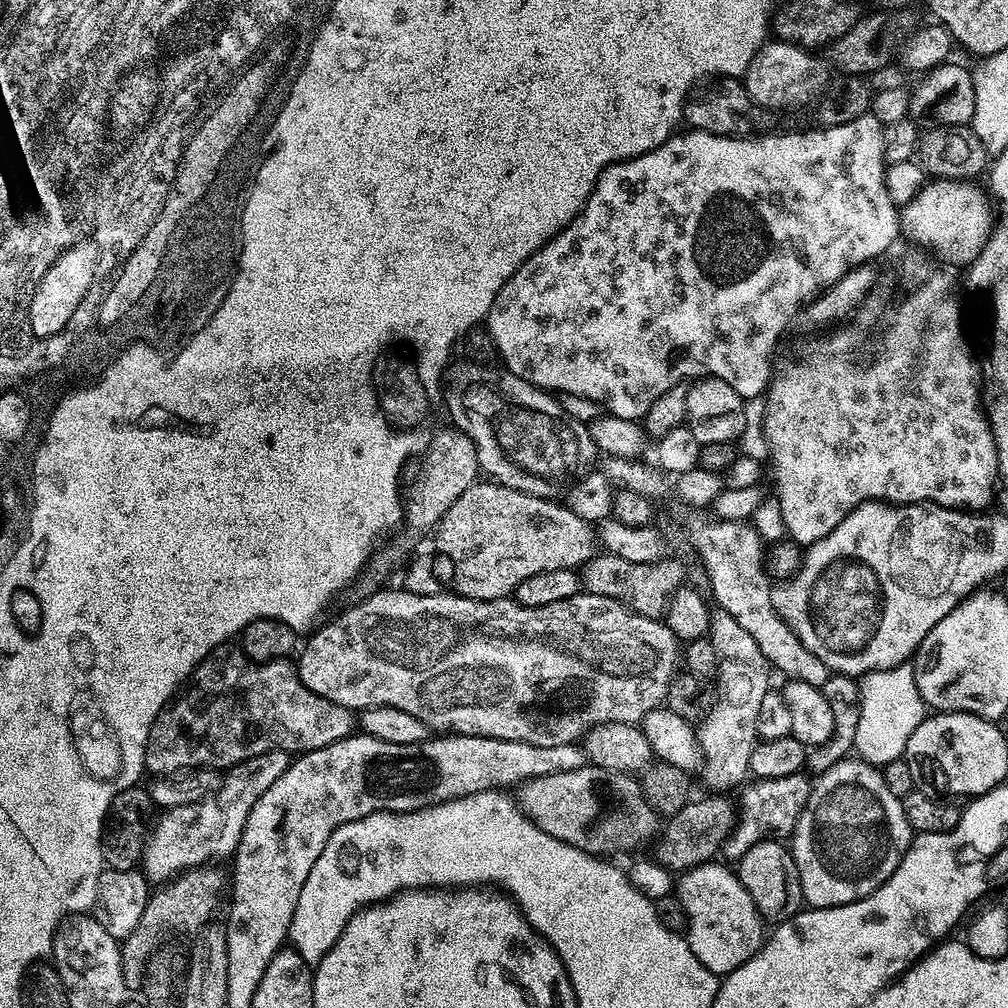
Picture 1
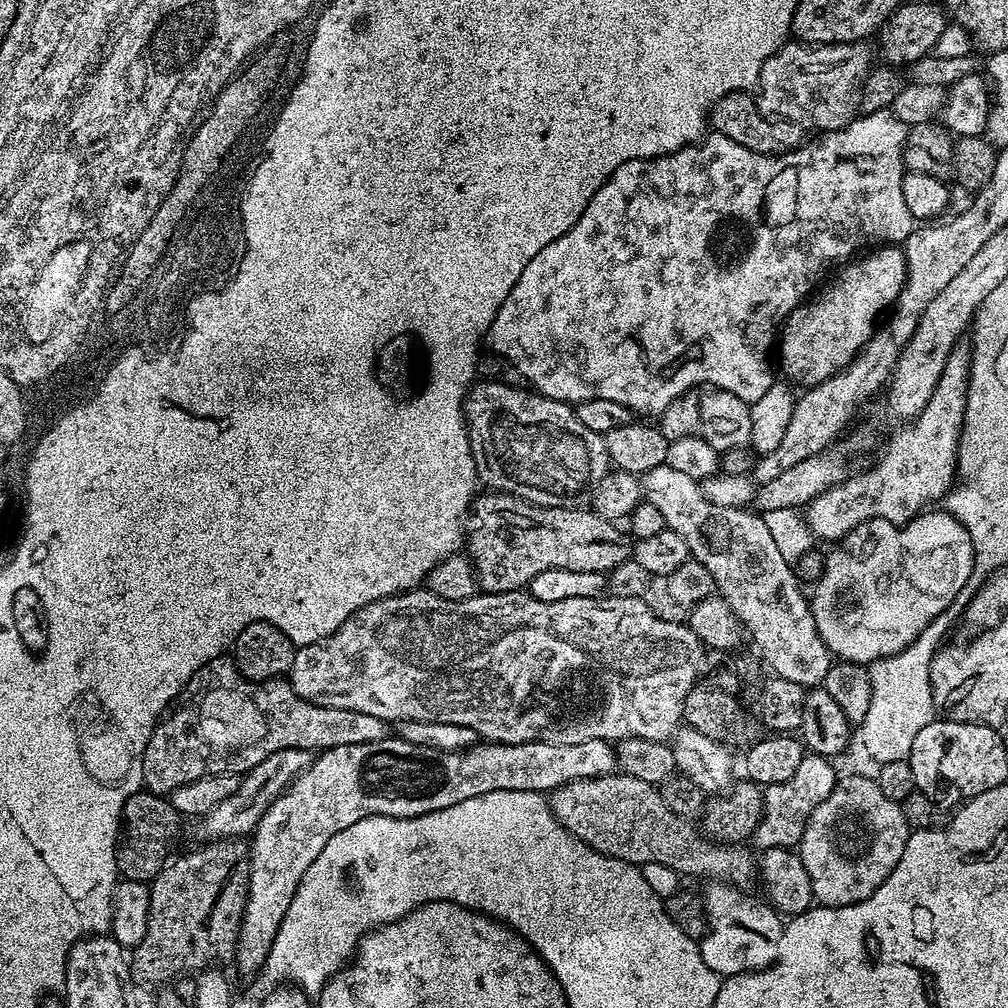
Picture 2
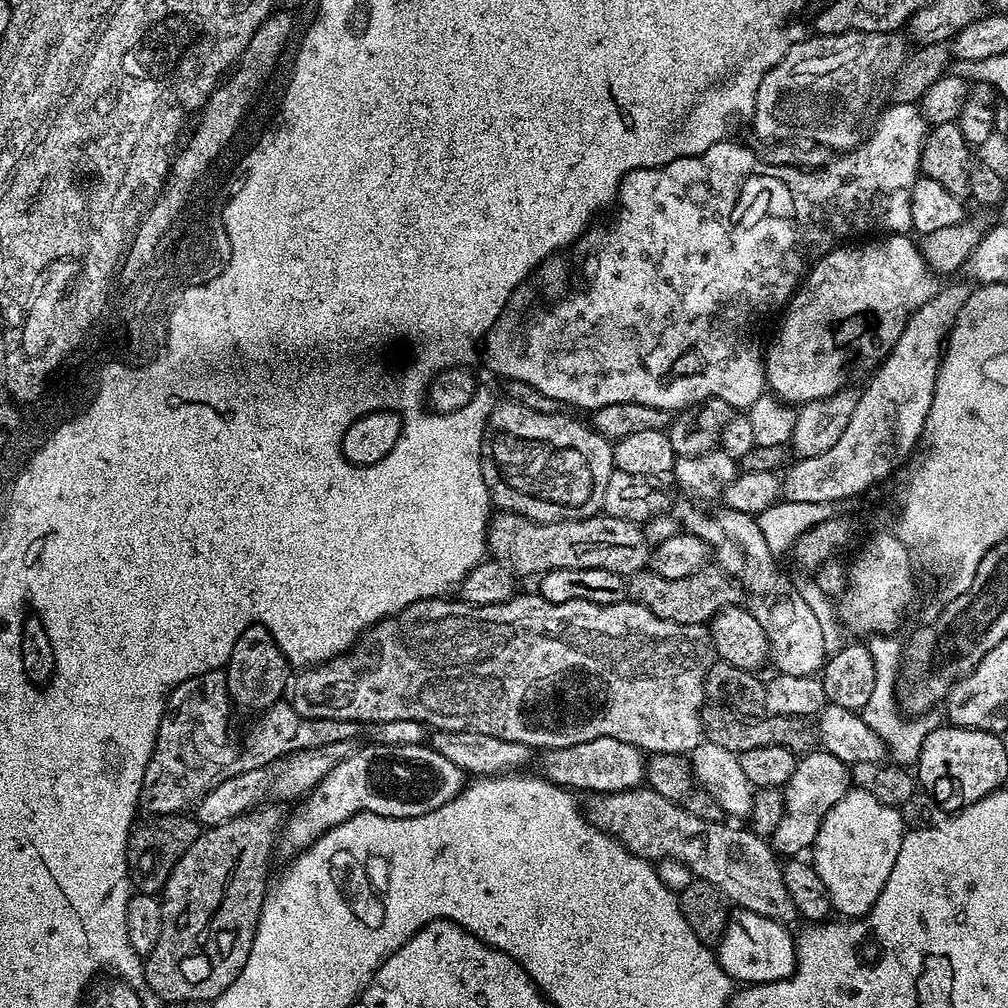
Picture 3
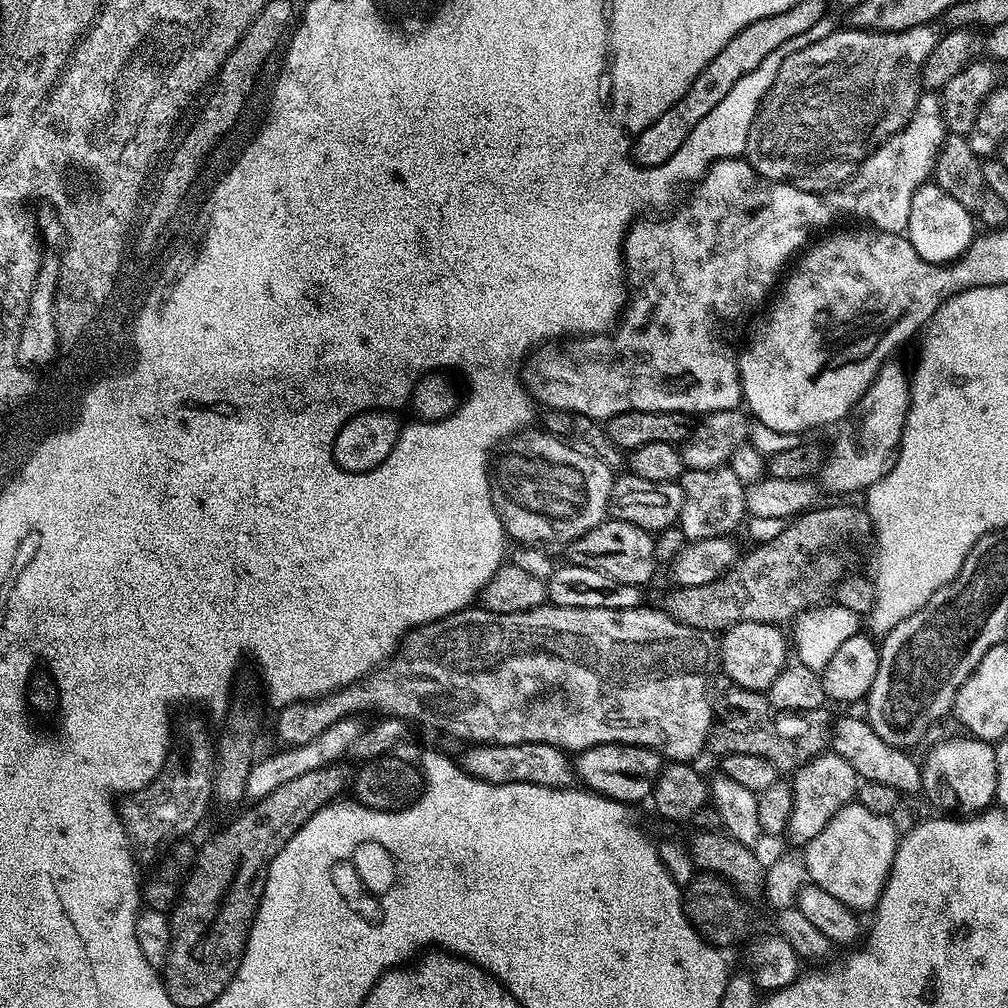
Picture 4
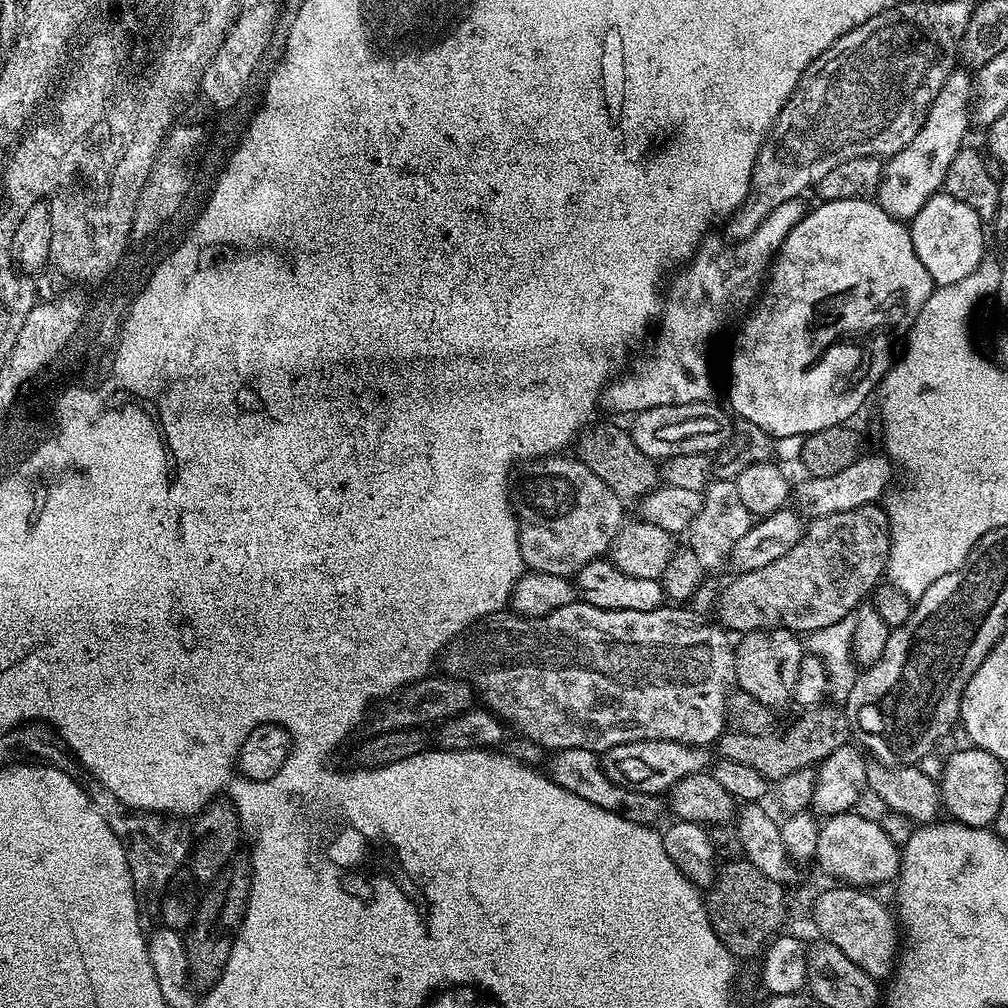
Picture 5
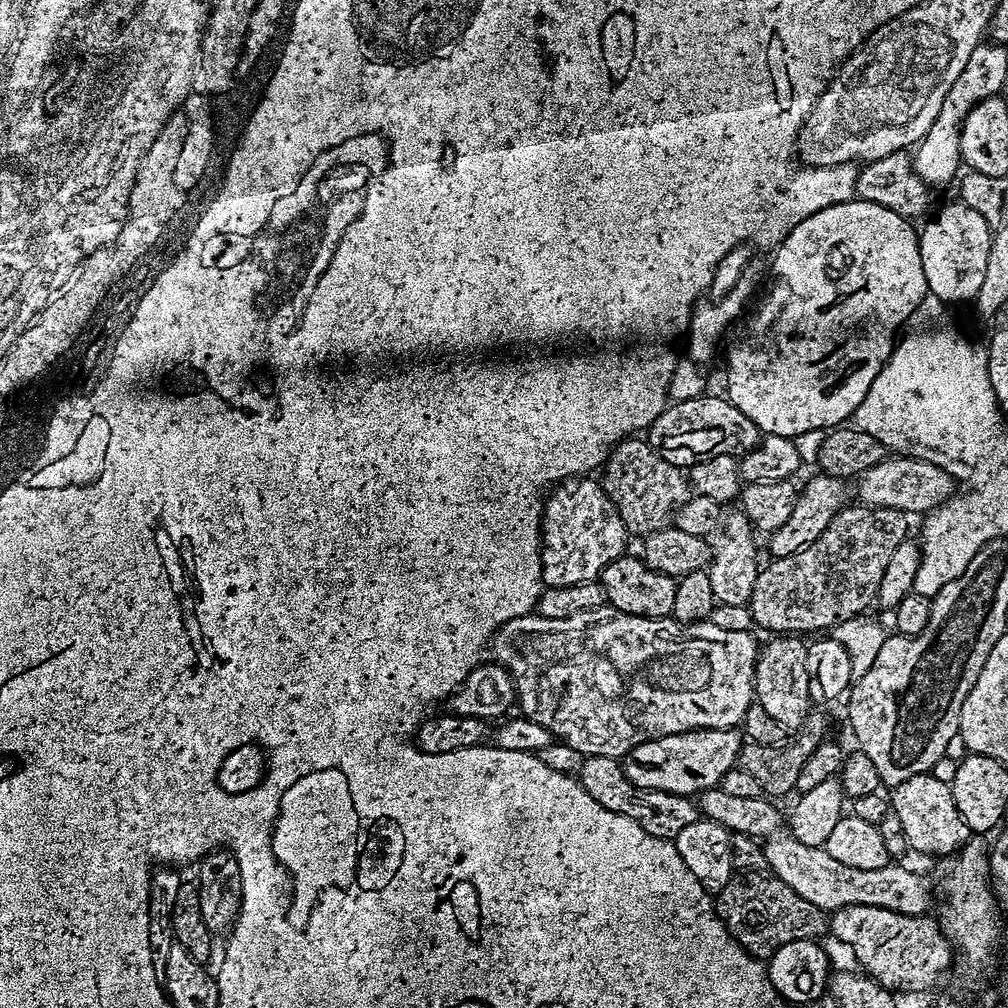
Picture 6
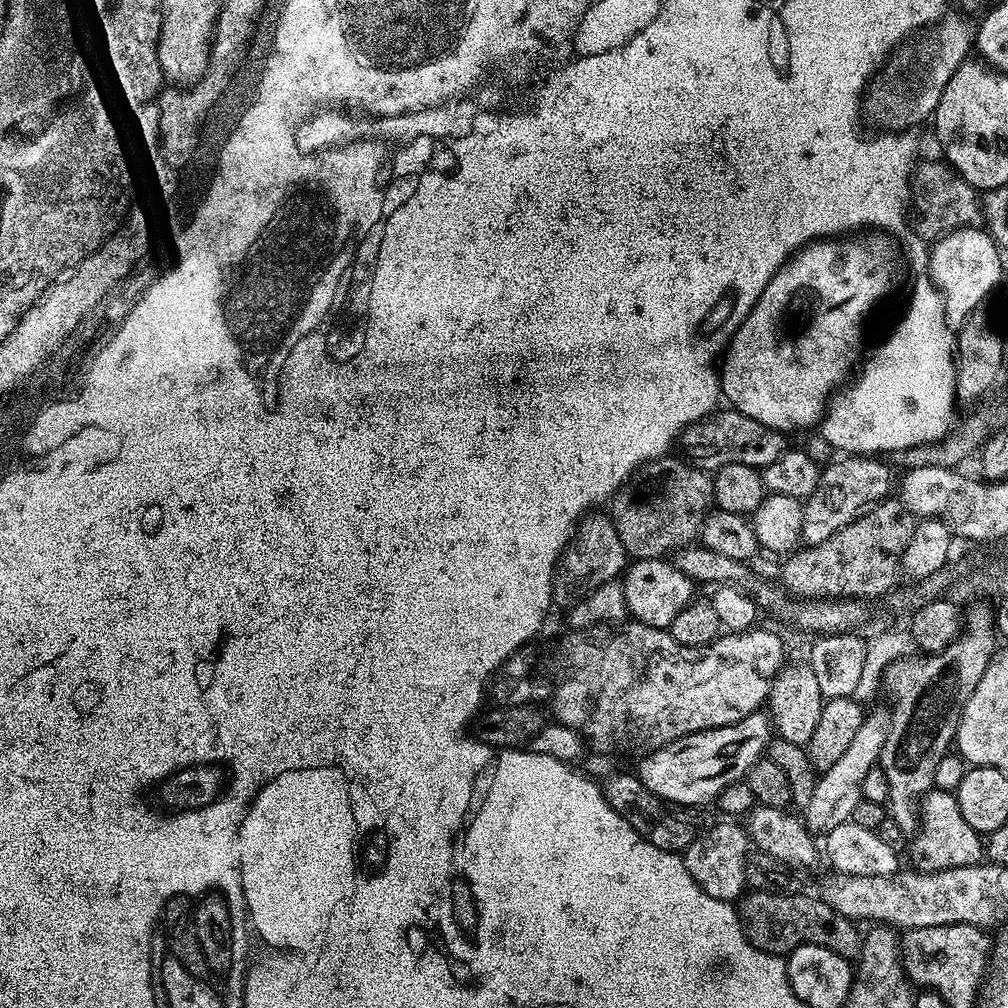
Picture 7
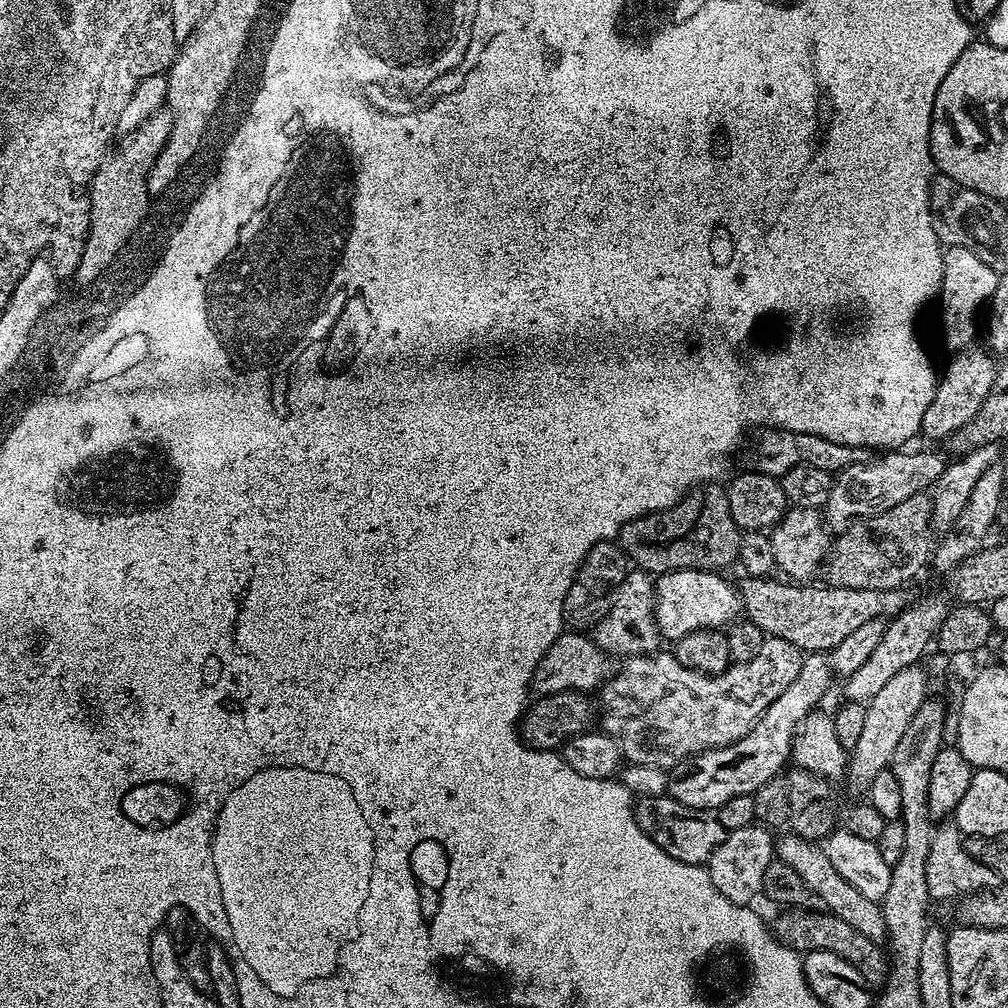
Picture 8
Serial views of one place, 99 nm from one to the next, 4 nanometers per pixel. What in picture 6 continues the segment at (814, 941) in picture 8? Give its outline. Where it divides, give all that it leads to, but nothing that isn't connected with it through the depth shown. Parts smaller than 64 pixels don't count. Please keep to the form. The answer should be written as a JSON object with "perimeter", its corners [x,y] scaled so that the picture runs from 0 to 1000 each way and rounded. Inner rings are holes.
{"perimeter":[[[757,865],[726,868],[718,882],[709,886],[708,896],[726,931],[751,950],[768,947],[784,934],[813,931],[821,923],[821,911],[815,901],[789,887],[772,870]]]}

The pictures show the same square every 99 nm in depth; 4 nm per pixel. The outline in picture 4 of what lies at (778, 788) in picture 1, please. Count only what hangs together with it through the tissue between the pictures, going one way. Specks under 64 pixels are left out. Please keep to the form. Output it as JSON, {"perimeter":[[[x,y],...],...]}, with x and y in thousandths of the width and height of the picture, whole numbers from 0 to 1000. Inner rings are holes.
{"perimeter":[[[816,748],[800,755],[791,762],[785,771],[786,807],[782,816],[781,828],[787,829],[794,839],[801,838],[808,832],[839,799],[846,797],[851,786],[851,771],[849,765],[839,756],[839,752],[828,748]]]}

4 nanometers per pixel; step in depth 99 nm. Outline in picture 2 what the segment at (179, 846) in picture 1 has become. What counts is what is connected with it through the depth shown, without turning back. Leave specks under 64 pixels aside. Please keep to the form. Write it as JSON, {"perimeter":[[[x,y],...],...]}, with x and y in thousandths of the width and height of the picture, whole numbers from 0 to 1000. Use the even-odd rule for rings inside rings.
{"perimeter":[[[304,742],[276,744],[276,748],[268,748],[268,752],[260,752],[256,760],[241,767],[236,784],[224,796],[212,800],[212,804],[205,806],[197,814],[198,825],[203,829],[201,832],[209,835],[249,830],[260,808],[264,808],[264,804],[278,791],[279,786],[310,759],[311,753],[311,747]]]}

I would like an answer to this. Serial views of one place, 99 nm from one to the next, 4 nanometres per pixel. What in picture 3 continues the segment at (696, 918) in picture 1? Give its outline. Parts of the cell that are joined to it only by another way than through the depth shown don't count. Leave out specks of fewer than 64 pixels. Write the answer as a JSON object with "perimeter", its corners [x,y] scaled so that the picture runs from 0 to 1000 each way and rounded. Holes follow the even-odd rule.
{"perimeter":[[[727,904],[712,938],[714,961],[738,978],[779,972],[790,961],[790,933],[782,925],[779,918],[756,907]]]}

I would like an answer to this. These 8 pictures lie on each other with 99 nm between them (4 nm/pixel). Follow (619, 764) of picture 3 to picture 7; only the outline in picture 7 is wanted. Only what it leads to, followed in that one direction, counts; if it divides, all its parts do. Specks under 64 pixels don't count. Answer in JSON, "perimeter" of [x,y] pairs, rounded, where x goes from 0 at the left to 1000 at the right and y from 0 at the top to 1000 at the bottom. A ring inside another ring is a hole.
{"perimeter":[[[757,705],[746,706],[731,718],[689,726],[638,751],[634,774],[659,794],[680,800],[705,799],[722,780],[735,777],[762,745],[768,718]]]}

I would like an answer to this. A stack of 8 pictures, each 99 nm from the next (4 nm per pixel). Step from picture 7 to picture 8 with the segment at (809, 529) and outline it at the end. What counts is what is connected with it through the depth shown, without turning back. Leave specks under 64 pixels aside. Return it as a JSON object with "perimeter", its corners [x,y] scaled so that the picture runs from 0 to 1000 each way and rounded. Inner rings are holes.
{"perimeter":[[[881,446],[874,451],[877,452],[874,456],[862,454],[828,469],[825,484],[815,503],[815,511],[822,525],[836,526],[856,513],[867,512],[870,508],[891,502],[891,498],[899,498],[903,490],[924,485],[935,470],[938,453],[933,453],[929,448],[897,447],[901,446]]]}

